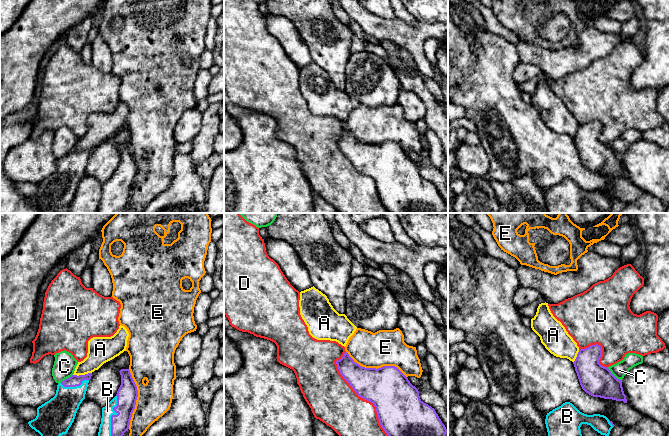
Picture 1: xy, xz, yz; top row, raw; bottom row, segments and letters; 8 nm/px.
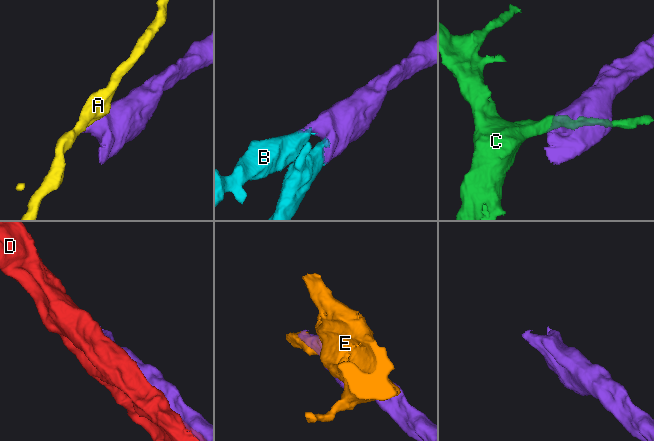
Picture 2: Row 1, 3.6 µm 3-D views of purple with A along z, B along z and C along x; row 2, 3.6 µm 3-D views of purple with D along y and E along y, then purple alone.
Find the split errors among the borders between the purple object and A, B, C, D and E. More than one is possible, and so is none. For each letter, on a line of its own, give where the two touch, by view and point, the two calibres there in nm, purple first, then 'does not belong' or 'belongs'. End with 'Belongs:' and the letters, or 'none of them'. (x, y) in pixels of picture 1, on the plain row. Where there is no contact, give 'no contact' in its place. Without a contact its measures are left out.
A: xy (82, 151) | 90/200 nm | does not belong
B: xy (112, 191) | 170/110 nm | belongs
C: yz (613, 151) | 260/120 nm | does not belong
D: xz (359, 172) | 340/380 nm | does not belong
E: xz (375, 144) | 340/280 nm | does not belong
Belongs: B

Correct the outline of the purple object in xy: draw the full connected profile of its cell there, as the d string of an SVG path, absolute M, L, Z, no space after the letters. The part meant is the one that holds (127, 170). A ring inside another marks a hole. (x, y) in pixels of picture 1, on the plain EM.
M129 145L119 148L121 161L116 172L102 184L98 213L122 213L129 205L138 166Z

